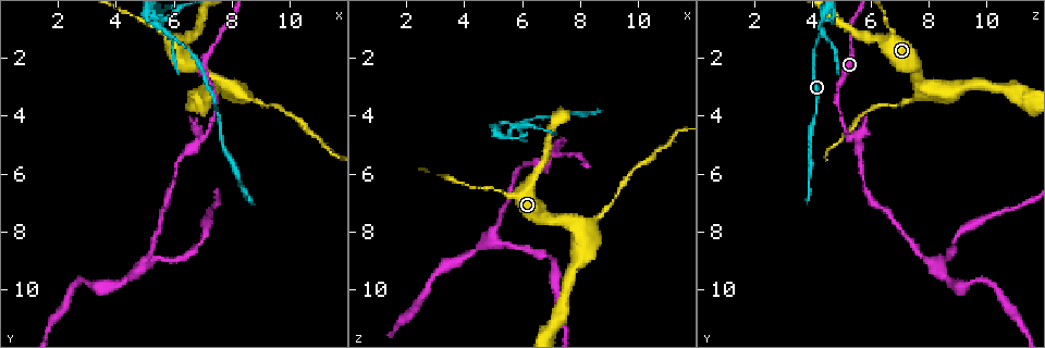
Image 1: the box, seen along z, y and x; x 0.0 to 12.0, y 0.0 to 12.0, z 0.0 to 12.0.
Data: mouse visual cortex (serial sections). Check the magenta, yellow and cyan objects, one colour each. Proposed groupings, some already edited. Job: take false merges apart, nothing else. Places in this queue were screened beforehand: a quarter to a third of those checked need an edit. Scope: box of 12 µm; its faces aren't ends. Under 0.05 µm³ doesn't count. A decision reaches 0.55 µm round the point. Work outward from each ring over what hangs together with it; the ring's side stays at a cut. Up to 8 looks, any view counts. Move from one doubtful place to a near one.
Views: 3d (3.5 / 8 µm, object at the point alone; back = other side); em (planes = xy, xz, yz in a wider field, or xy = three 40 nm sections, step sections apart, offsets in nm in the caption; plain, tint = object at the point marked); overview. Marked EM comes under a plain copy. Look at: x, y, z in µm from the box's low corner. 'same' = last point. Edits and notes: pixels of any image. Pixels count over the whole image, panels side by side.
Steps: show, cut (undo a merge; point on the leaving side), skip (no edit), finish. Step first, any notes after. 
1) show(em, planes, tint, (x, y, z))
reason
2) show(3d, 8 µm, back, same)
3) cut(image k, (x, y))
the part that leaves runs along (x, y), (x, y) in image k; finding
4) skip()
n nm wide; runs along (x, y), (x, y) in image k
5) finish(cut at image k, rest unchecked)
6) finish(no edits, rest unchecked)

show(3d, 3.5 µm, (5.5, 1.0, 6.7))
thick turns thin

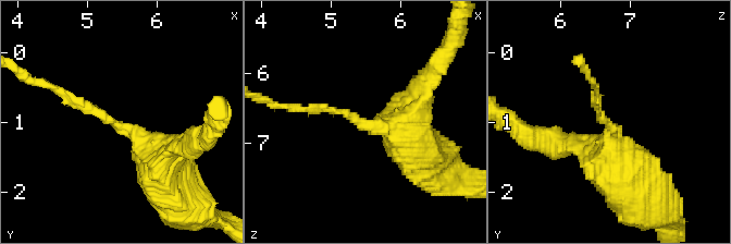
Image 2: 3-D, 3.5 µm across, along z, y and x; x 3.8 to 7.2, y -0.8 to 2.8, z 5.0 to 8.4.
show(em, xy, step 5, tint, (5.50, 1.10, 6.75))
arms of 100, 600 nm; need the tissue

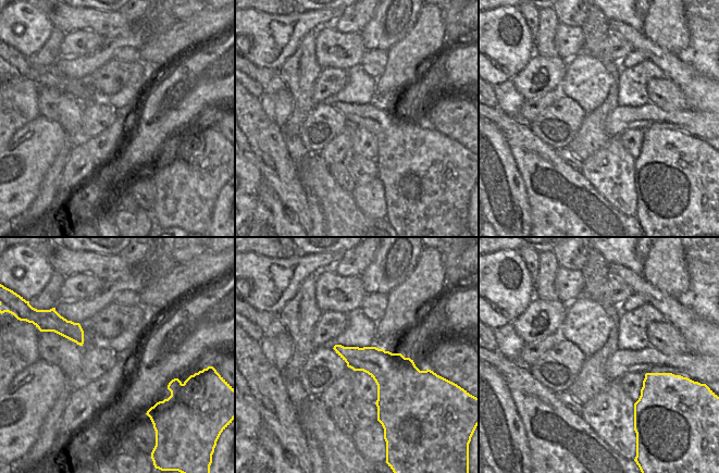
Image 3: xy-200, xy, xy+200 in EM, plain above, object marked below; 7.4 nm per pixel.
skip()
260 nm wide; runs along (168, 174), (127, 127), (61, 90) in image 2; one cell here

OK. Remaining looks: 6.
show(3d, 3.5 µm, (8.7, 3.4, 7.4))
sudden change in width

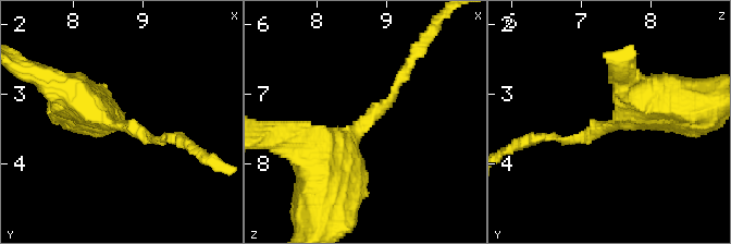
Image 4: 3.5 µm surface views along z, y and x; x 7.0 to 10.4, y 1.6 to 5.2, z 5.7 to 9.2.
show(em, planes, tint, (8.70, 3.40, 7.45))
arms of 150, 450 nm

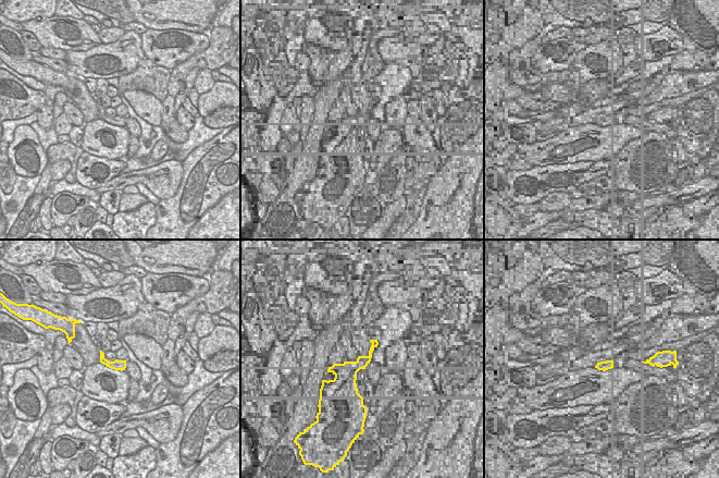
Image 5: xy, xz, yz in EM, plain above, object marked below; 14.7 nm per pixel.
skip()
runs along (309, 143), (343, 143), (393, 98), (406, 70) in image 4; continuous, no second cell

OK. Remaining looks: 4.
show(3d, 8 µm, (6.9, 4.7, 5.5))
sharp bend

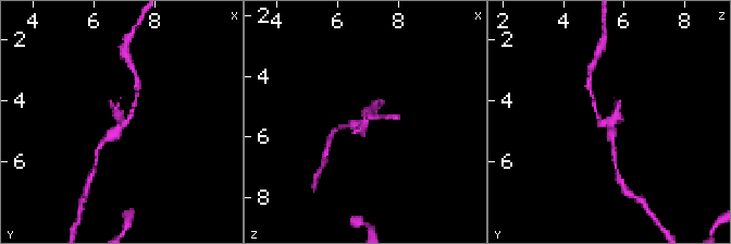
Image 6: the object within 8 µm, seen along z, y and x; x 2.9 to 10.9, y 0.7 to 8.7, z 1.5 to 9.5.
show(3d, 3.5 µm, back, (7.0, 4.8, 5.5))

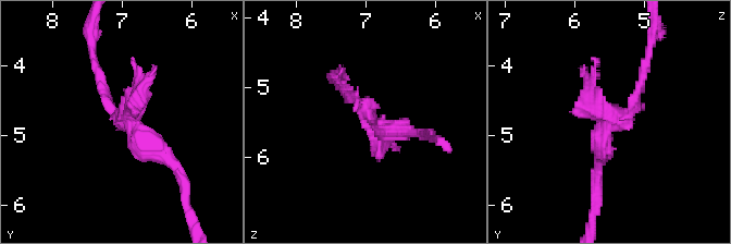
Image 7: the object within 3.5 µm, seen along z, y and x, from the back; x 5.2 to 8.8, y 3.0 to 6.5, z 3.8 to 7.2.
show(em, xy, step 5, tint, (6.90, 4.80, 5.45))
now the EM

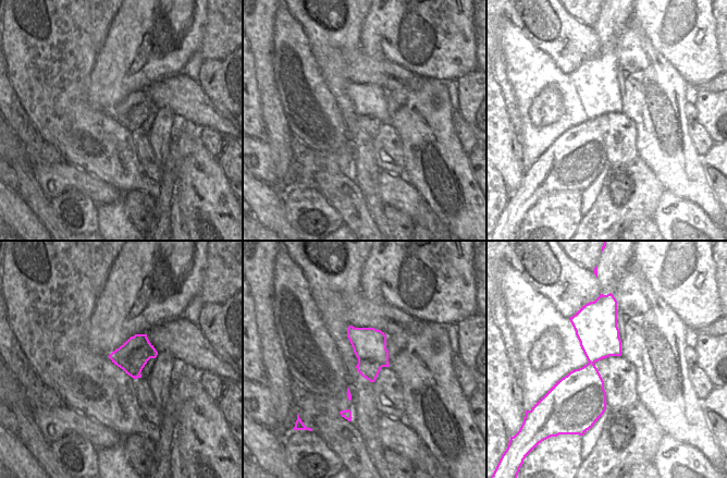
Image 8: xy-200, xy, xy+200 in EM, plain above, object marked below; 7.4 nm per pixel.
cut(image 7, (144, 86))
a second cell is stuck on

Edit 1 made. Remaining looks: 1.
finish(cut at image 7, rest unchecked)

